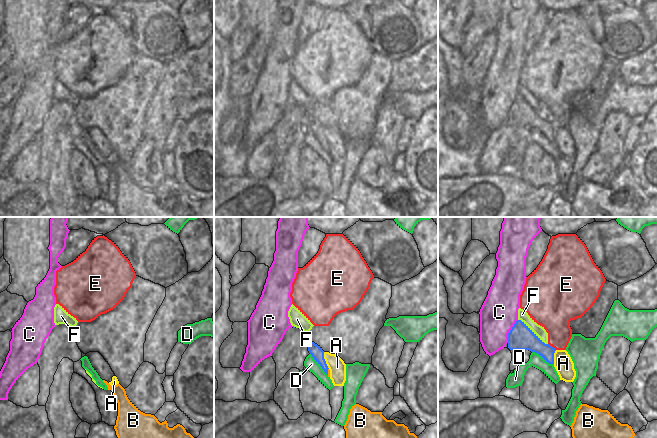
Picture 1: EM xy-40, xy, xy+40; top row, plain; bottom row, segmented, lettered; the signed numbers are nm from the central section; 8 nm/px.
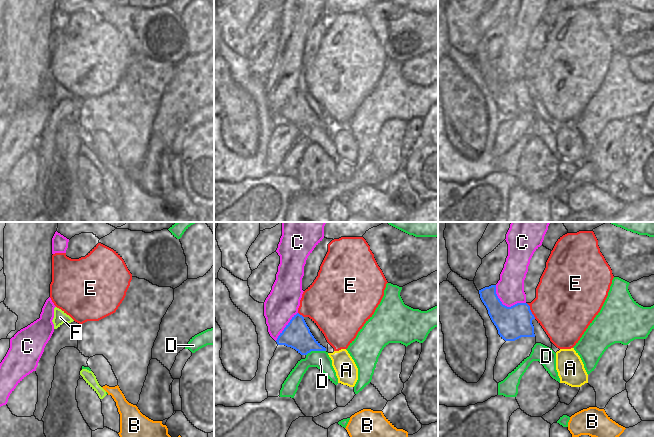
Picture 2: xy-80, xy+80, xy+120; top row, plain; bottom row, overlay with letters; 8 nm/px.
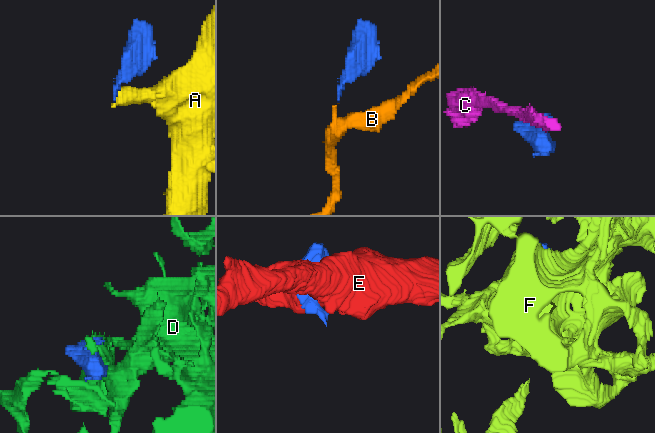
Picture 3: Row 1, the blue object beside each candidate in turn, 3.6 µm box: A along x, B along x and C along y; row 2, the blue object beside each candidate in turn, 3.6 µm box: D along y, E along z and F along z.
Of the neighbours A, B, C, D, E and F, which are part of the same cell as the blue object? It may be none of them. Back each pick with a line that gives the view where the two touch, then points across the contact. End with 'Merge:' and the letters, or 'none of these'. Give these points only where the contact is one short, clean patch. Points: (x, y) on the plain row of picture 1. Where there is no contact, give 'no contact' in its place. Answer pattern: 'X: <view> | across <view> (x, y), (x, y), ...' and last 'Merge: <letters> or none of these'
B: xy | across xy (317, 129), (327, 147), (328, 145)
Merge: B

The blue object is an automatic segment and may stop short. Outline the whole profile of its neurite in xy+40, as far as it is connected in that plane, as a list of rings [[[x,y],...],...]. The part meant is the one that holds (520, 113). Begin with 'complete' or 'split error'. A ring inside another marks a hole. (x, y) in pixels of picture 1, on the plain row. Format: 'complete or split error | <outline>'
complete | [[[517,96],[508,109],[510,126],[529,126],[539,130],[549,140],[554,140],[555,124],[545,120],[524,98]]]

